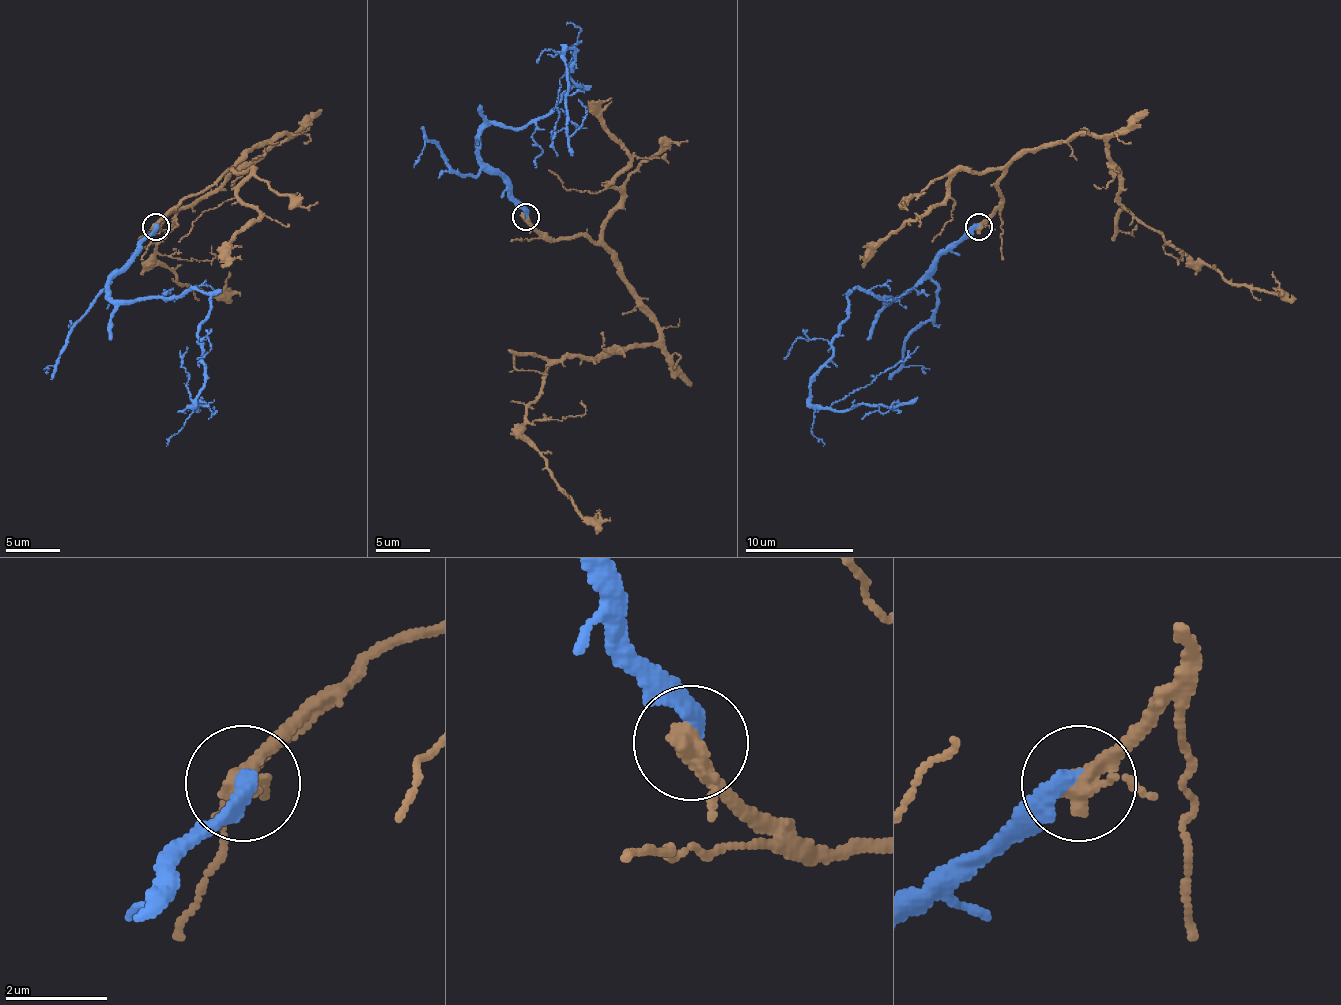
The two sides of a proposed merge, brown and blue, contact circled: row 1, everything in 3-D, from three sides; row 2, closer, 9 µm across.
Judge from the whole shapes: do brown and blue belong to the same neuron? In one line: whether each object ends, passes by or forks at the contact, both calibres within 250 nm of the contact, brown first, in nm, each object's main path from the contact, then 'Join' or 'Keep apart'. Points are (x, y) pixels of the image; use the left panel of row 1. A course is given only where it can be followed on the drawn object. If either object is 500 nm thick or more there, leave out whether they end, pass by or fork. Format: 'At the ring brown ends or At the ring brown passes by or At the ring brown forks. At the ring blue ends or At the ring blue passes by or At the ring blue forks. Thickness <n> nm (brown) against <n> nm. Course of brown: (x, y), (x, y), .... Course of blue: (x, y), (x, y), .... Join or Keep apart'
At the ring brown passes by. At the ring blue ends. Thickness 360 nm (brown) against 360 nm. Course of brown: (156, 226), (246, 152), (287, 133), (186, 204), (156, 245), (153, 261), (194, 288), (216, 291), (229, 272). Course of blue: (156, 226), (110, 297), (210, 297), (197, 335), (197, 411), (216, 411), (208, 419). Keep apart

